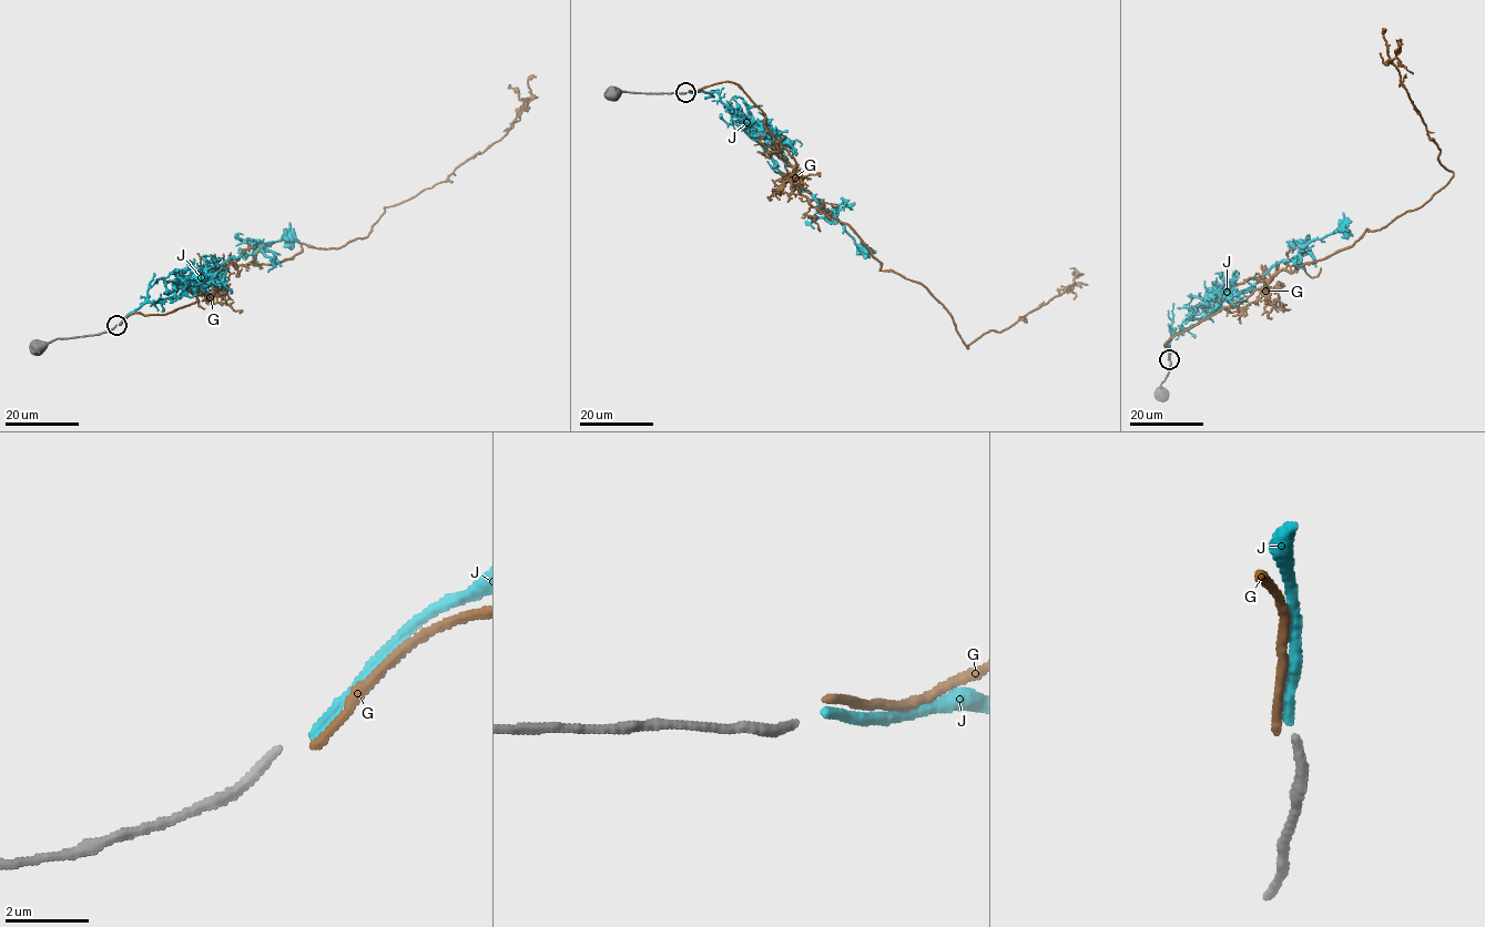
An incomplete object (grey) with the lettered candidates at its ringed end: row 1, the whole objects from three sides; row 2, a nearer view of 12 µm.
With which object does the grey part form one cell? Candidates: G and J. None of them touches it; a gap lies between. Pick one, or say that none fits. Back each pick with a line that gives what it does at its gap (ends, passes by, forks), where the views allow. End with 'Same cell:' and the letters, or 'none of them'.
Same cell: none of them

